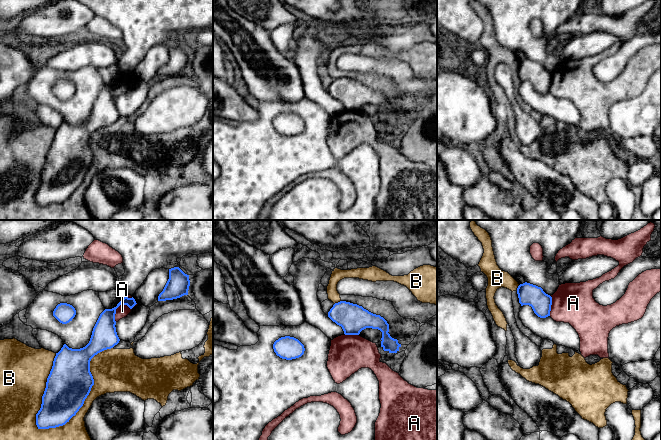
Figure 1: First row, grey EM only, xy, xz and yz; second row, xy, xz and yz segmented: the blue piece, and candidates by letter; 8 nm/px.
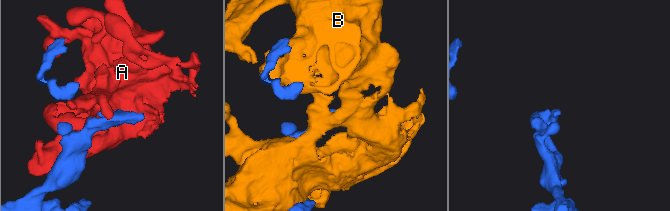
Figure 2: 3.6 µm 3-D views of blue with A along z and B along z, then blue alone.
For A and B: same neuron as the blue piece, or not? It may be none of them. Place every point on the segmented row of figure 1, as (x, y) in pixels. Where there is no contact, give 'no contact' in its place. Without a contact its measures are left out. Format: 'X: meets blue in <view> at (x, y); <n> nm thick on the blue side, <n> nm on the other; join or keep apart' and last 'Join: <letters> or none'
A: meets blue in xy at (120, 304); 180 nm thick on the blue side, 100 nm on the other; keep apart
B: meets blue in xy at (88, 394); 360 nm thick on the blue side, 300 nm on the other; keep apart
Join: none

